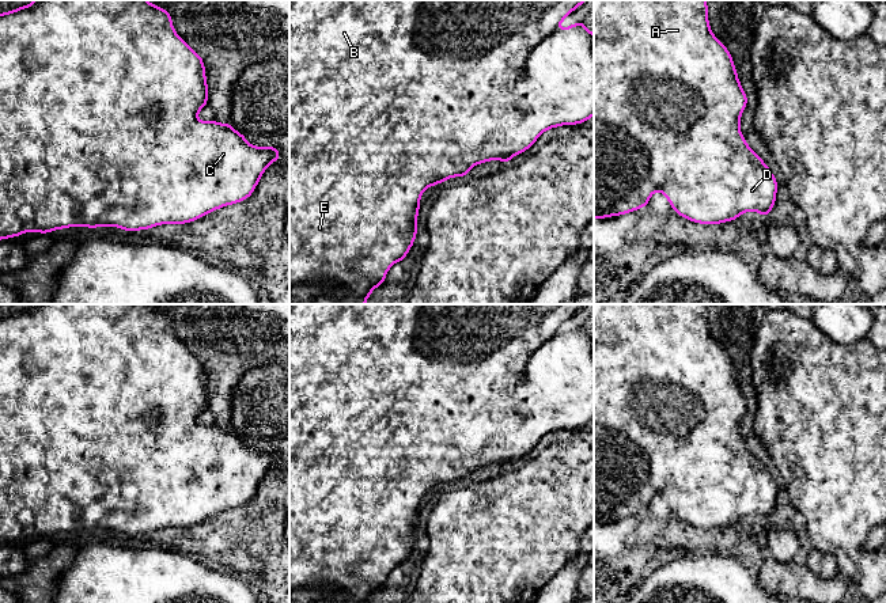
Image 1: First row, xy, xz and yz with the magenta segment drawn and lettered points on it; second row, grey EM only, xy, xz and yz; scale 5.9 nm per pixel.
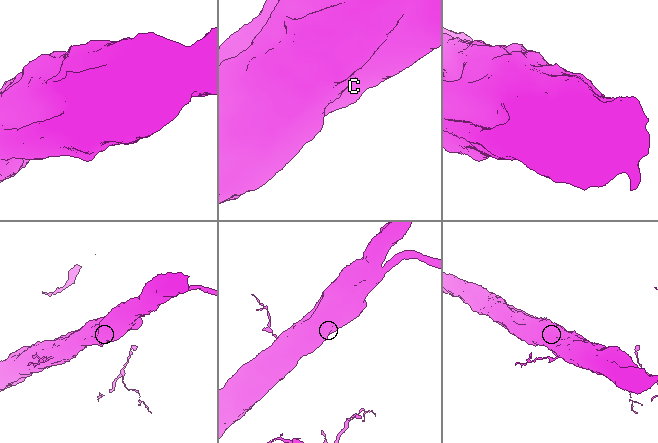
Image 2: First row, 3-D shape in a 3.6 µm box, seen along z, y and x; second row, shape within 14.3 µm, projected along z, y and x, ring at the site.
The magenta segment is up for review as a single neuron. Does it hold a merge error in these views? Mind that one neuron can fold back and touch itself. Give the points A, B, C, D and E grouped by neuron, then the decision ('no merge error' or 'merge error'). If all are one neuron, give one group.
A B C D E; no merge error

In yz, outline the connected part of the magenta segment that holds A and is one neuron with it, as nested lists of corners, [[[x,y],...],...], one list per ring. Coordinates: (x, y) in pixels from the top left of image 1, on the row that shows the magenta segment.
[[[594,0],[594,219],[621,216],[648,206],[656,190],[664,194],[677,215],[697,224],[734,221],[753,211],[766,219],[775,206],[779,185],[741,133],[741,115],[746,106],[747,95],[738,79],[732,56],[711,30],[707,0]]]

